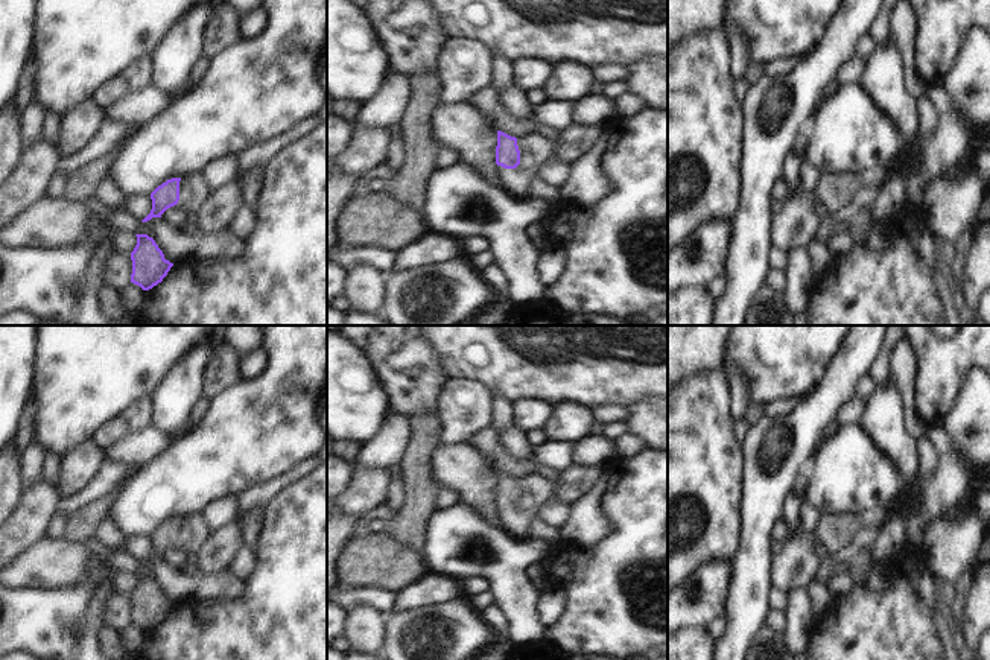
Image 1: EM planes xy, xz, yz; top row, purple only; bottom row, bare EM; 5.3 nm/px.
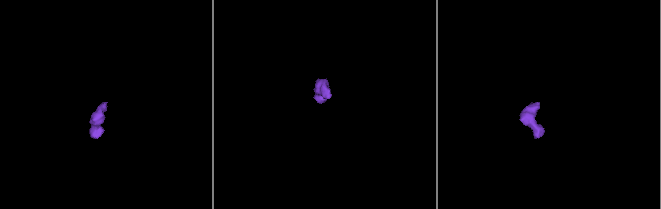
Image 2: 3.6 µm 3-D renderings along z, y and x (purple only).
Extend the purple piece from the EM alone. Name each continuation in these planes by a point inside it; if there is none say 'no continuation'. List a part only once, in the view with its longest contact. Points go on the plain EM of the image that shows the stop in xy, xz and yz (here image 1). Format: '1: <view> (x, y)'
1: xz (534, 488).

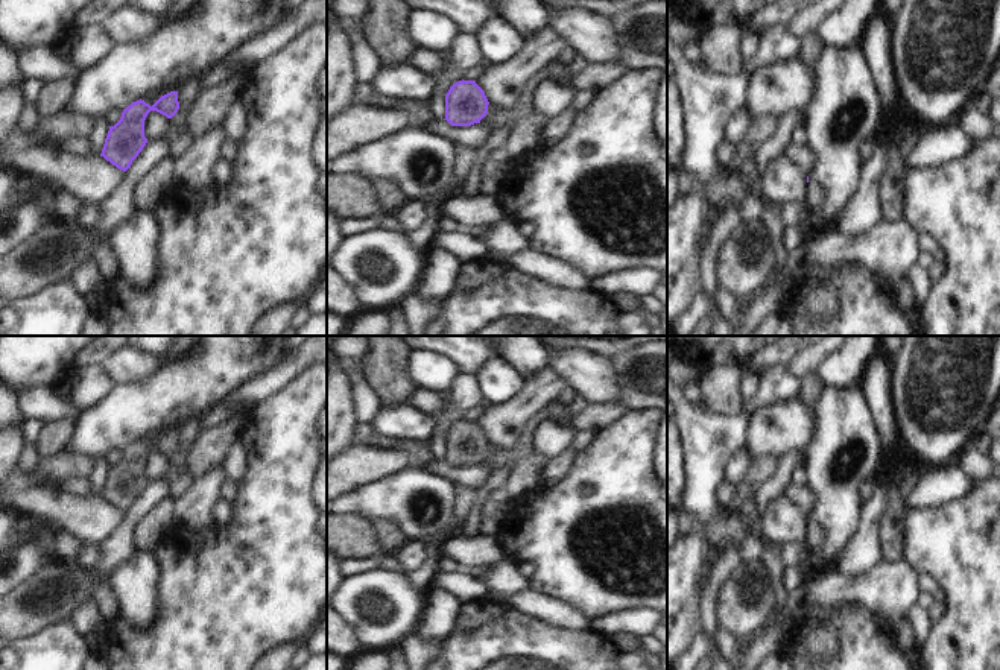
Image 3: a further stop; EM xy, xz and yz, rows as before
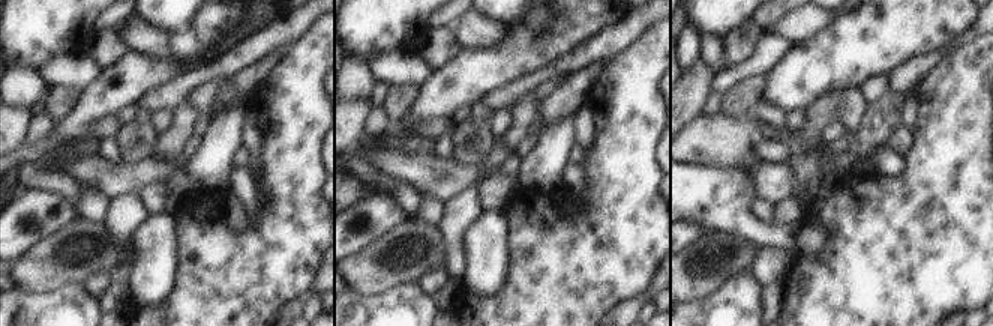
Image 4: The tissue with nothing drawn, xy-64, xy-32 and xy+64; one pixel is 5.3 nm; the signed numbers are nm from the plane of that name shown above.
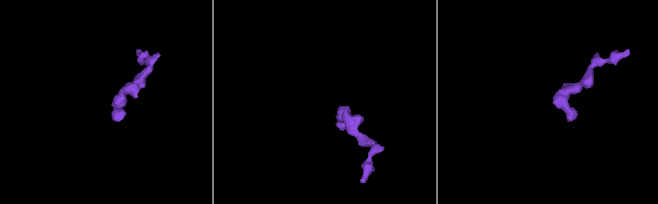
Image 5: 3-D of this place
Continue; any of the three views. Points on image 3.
no continuation.

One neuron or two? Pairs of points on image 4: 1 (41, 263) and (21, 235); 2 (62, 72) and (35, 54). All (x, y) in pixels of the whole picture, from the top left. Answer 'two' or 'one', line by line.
1: two
2: two

